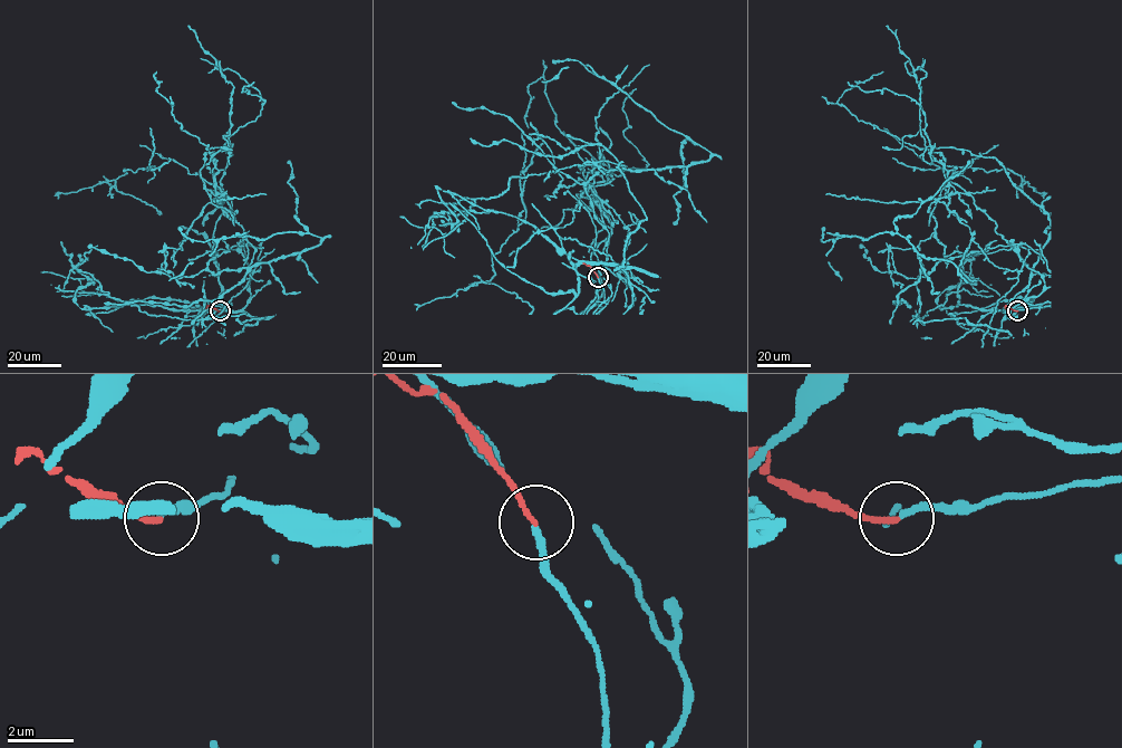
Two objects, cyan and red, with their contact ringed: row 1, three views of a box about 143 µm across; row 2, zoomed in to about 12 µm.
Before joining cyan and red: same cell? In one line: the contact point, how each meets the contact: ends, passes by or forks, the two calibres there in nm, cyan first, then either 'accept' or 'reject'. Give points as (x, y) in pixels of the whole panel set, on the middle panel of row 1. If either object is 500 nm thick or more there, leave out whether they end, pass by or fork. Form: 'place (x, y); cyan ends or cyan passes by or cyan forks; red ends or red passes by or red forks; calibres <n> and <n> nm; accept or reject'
place (598, 277); cyan ends; red ends; calibres 200 and 160 nm; reject

